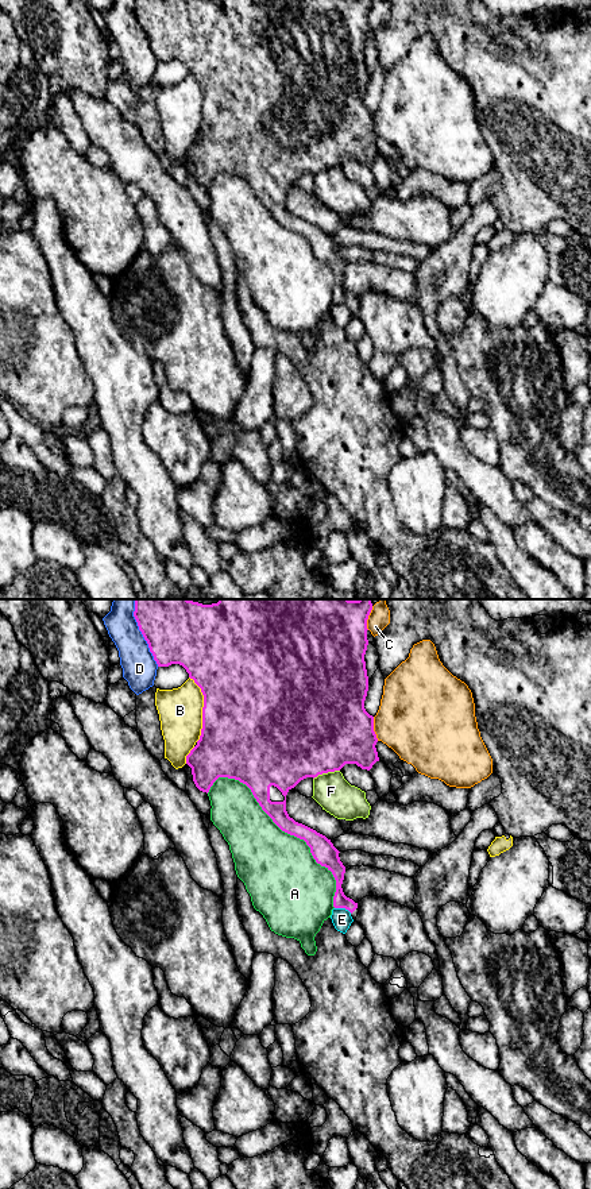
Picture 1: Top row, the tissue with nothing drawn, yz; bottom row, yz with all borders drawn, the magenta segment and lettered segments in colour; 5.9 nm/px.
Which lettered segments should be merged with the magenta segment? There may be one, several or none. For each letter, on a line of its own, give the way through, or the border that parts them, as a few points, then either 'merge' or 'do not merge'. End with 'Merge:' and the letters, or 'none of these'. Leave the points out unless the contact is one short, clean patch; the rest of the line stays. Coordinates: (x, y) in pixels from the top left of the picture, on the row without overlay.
A: do not merge
B: do not merge
C: do not merge
D: do not merge
E: along yz (335, 302), (343, 302), (351, 308) | do not merge
F: do not merge
Merge: none of these

